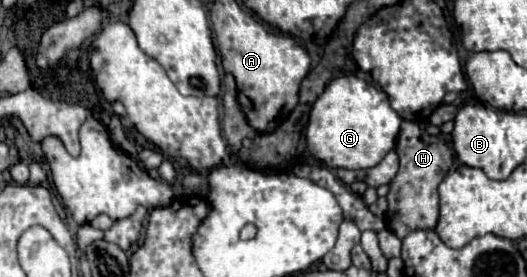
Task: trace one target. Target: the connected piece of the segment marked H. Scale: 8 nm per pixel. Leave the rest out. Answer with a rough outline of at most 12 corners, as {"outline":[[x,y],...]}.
{"outline":[[401,123],[387,229],[435,229],[437,187],[453,163],[441,137]]}

